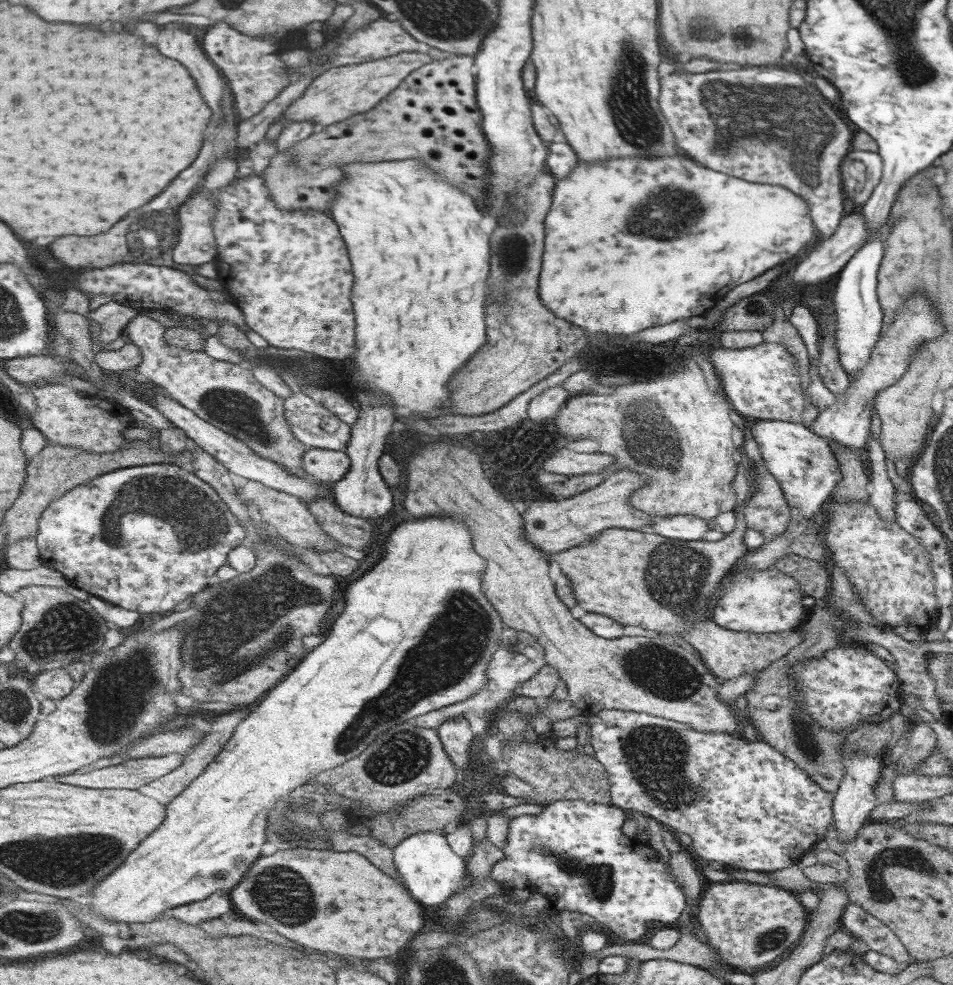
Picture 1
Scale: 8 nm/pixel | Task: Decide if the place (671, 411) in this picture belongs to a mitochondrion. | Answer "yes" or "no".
yes

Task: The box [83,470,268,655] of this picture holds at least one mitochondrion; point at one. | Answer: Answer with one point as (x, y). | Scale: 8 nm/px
(217, 522)

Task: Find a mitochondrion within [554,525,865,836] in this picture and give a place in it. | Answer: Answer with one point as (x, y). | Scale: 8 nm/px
(655, 756)

